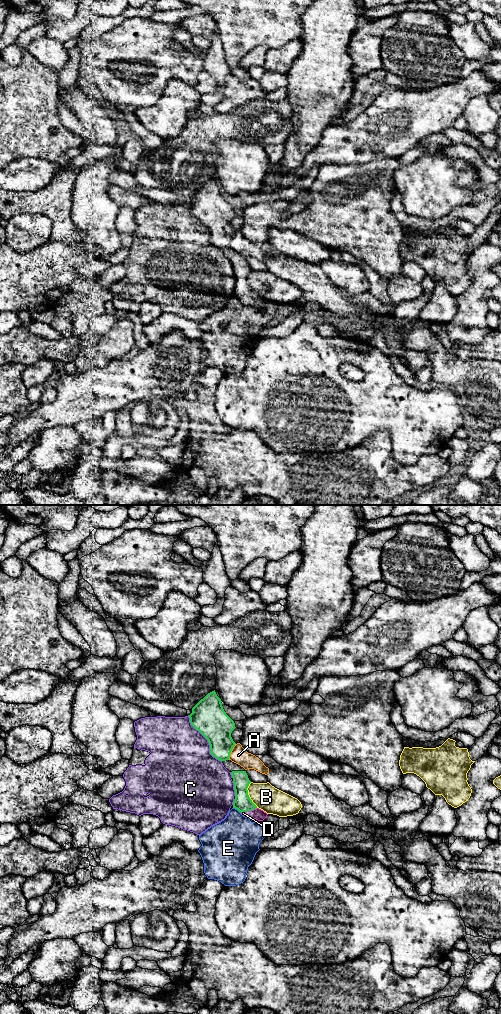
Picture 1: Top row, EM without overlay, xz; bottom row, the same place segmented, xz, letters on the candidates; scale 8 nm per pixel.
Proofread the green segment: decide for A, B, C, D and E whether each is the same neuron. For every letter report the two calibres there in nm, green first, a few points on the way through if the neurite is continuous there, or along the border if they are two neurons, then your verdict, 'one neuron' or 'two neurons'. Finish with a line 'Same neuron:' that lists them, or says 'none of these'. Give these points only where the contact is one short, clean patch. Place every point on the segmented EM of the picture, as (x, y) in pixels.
A: 260 nm thick on the green side, 140 nm on the other; border along xz (235, 743), (228, 759); two neurons
B: 140 nm thick on the green side, 220 nm on the other; border along xz (250, 782), (247, 794), (257, 807); two neurons
C: 280 nm thick on the green side, 480 nm on the other; two neurons
D: 140 nm thick on the green side, 90 nm on the other; runs through xz (242, 802), (248, 810), (258, 814); one neuron
E: 140 nm thick on the green side, 380 nm on the other; border along xz (233, 807), (241, 812); two neurons
Same neuron: D

